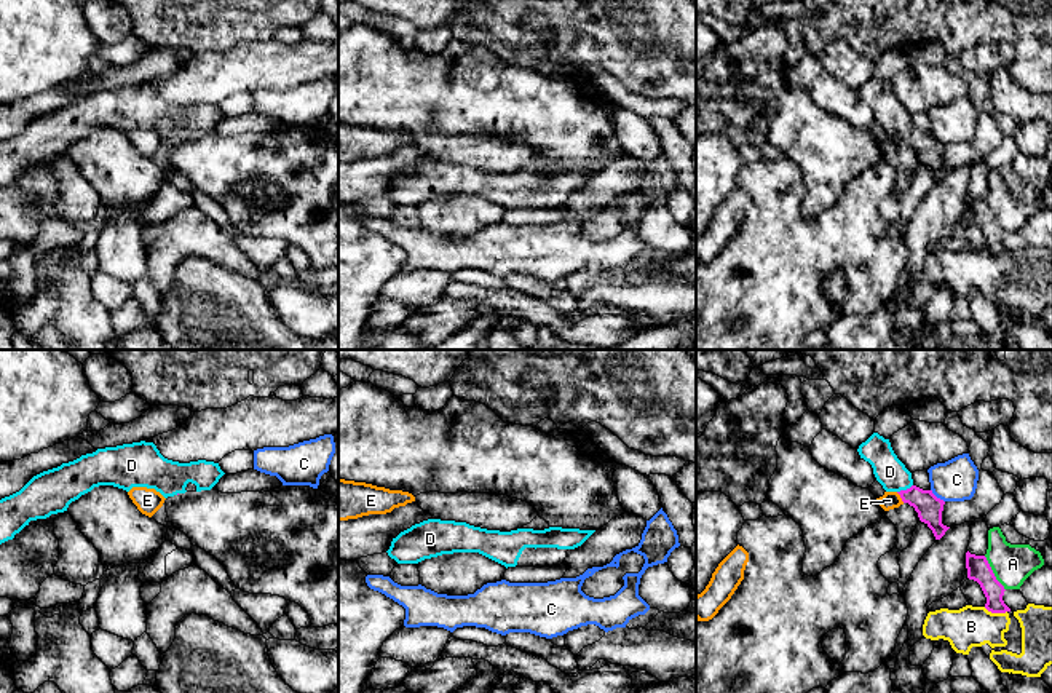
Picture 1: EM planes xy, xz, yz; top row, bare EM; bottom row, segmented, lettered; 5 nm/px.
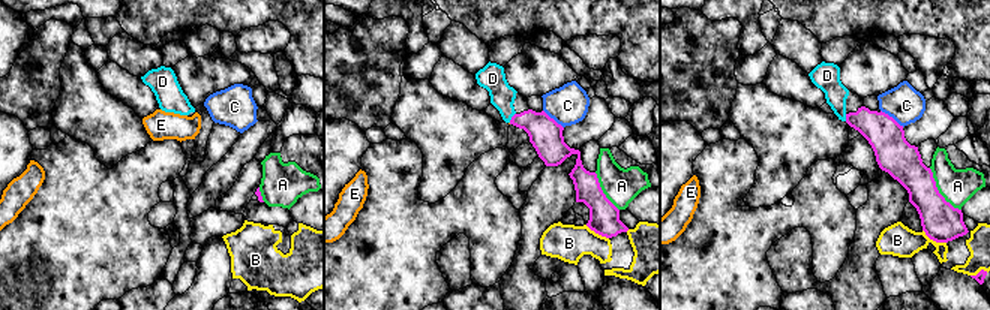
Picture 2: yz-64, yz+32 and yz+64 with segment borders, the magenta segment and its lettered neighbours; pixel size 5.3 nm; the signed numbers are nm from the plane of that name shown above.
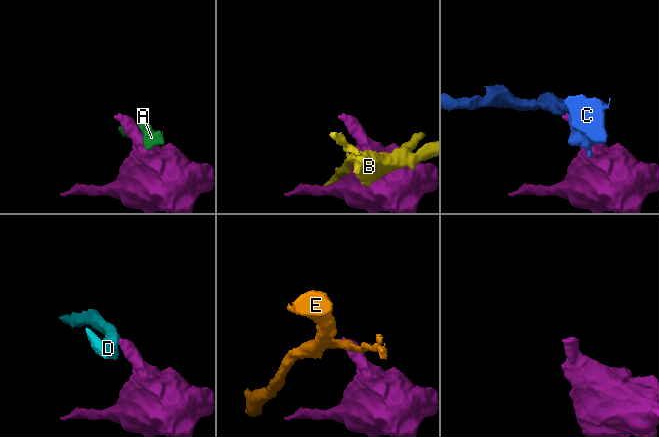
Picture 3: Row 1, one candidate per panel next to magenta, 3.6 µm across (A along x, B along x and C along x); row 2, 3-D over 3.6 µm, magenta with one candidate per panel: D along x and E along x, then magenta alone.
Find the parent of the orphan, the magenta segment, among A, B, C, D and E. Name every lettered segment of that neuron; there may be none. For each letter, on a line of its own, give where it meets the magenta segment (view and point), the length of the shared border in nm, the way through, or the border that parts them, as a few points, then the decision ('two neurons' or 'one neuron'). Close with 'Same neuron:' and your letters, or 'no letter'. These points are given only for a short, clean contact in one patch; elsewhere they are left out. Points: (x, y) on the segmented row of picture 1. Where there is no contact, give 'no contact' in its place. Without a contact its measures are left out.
A: yz (993, 574) | 200 nm | two neurons
B: yz (995, 612) | 120 nm | two neurons
C: yz (936, 497) | 100 nm | along yz (931, 489), (944, 502) | two neurons
D: yz (904, 491) | 90 nm | across yz (929, 508), (904, 491), (889, 471) | one neuron
E: yz (901, 497) | 70 nm | two neurons
Same neuron: D

